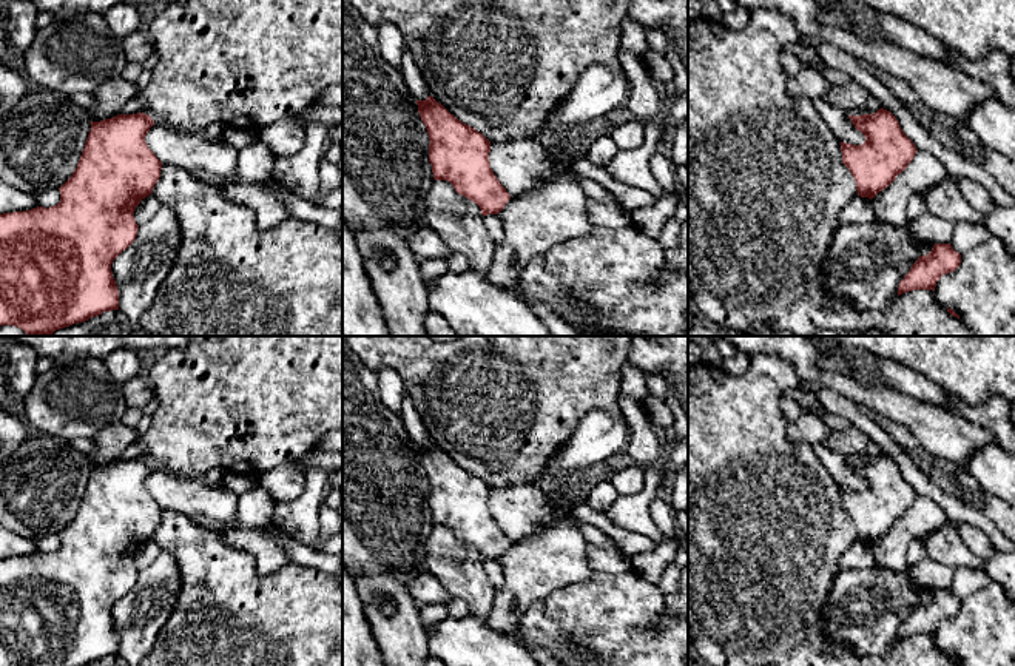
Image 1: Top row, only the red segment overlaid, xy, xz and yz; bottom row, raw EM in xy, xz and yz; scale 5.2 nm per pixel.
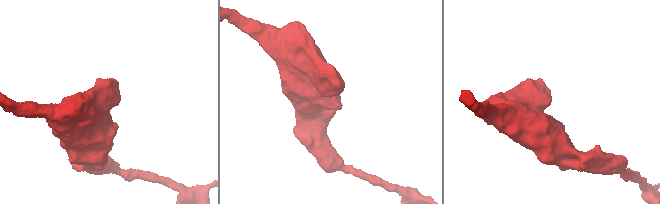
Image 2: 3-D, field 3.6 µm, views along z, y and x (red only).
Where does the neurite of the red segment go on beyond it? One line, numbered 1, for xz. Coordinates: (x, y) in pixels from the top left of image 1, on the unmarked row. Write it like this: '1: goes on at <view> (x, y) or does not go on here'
1: does not go on here

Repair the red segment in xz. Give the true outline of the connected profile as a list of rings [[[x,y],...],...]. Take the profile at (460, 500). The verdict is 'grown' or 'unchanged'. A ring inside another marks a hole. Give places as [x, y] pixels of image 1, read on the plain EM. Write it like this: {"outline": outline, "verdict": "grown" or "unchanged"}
{"outline": [[[432,441],[416,450],[430,486],[433,524],[450,527],[458,540],[480,552],[483,561],[498,560],[511,541],[491,513],[491,487]]], "verdict": "unchanged"}

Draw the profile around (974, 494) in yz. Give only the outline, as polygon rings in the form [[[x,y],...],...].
[[[949,467],[949,473],[959,484],[966,506],[980,510],[981,500],[986,496],[980,484],[970,478],[963,467]]]

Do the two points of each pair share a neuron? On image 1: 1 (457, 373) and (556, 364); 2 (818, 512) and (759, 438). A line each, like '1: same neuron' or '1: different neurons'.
1: same neuron
2: same neuron

